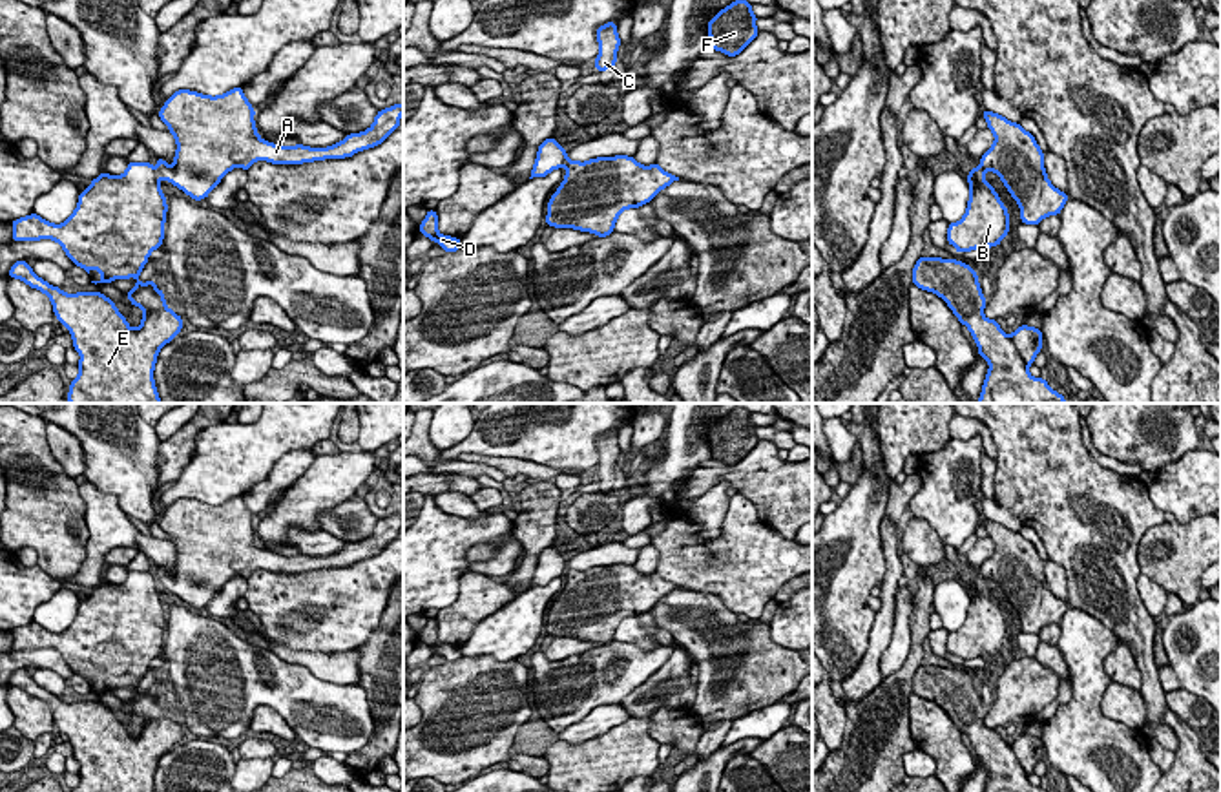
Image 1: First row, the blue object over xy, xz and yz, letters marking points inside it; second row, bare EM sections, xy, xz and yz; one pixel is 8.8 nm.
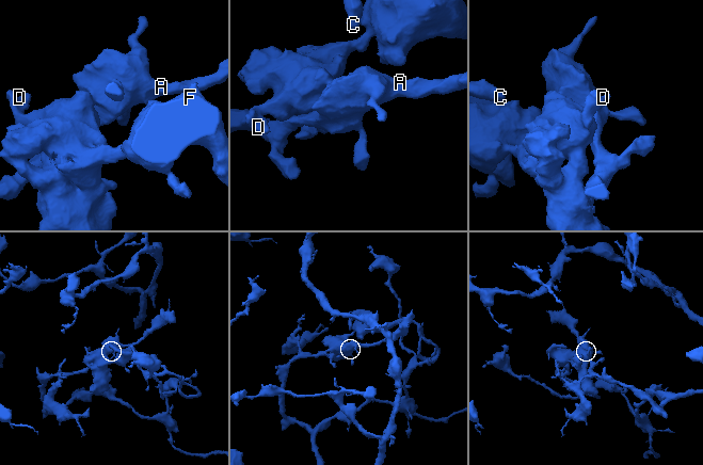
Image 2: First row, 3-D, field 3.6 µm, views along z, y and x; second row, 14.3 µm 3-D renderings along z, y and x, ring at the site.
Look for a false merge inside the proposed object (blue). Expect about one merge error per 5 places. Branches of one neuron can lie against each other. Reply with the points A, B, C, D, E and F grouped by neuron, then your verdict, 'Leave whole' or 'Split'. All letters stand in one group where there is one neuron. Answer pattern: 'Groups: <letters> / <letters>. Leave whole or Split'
Groups: A / B C D E F. Split

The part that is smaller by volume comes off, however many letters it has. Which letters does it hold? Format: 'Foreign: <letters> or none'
Foreign: B, C, D, E, F

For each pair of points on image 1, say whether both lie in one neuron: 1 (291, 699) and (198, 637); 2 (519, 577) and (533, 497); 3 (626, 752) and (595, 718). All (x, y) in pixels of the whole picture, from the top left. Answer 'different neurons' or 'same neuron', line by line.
1: same neuron
2: same neuron
3: different neurons

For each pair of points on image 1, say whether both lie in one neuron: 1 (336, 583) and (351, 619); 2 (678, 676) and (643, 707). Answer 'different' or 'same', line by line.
1: same
2: same

